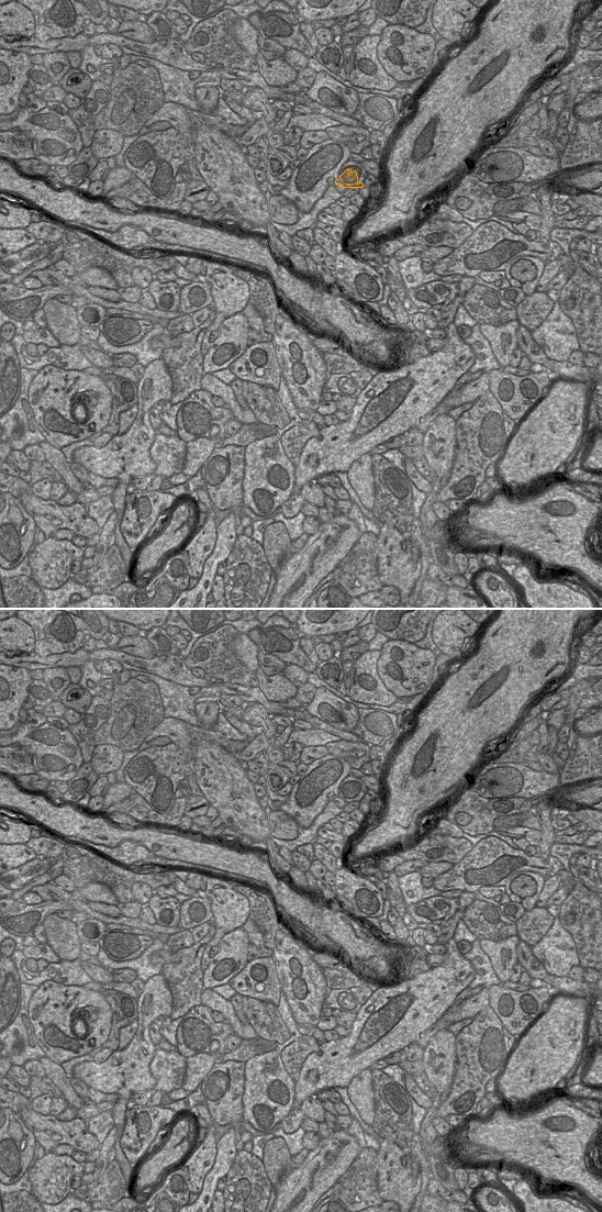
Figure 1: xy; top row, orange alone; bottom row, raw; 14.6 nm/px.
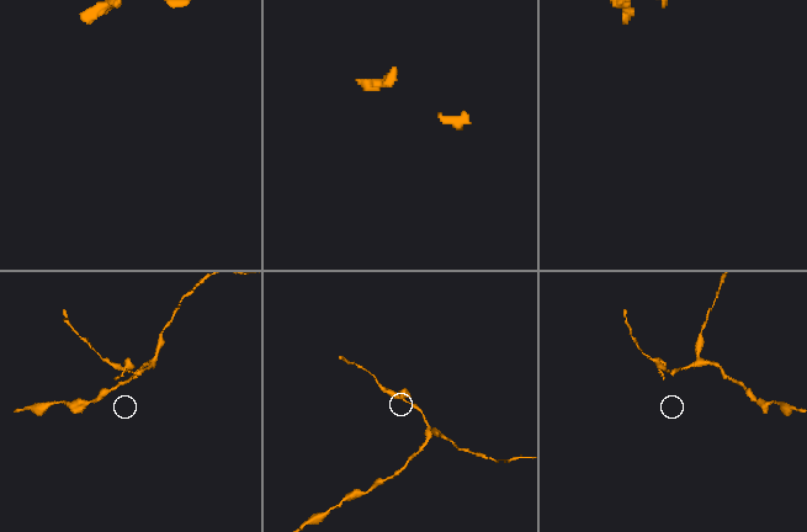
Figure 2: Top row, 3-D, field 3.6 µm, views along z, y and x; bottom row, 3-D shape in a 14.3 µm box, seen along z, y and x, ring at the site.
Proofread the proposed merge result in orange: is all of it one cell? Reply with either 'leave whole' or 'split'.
split

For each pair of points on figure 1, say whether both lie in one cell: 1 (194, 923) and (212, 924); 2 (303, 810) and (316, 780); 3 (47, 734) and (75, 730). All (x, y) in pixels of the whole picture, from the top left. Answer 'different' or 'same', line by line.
1: different
2: same
3: different

